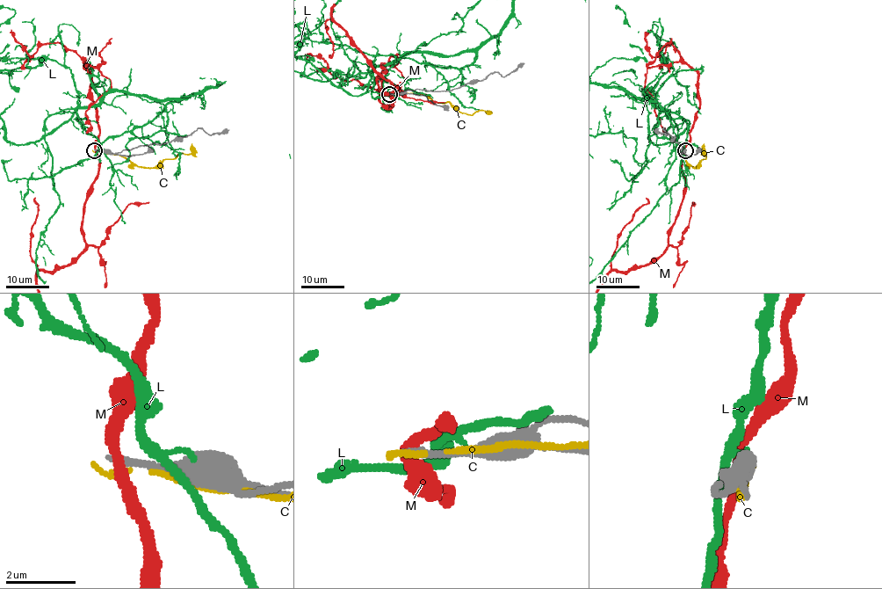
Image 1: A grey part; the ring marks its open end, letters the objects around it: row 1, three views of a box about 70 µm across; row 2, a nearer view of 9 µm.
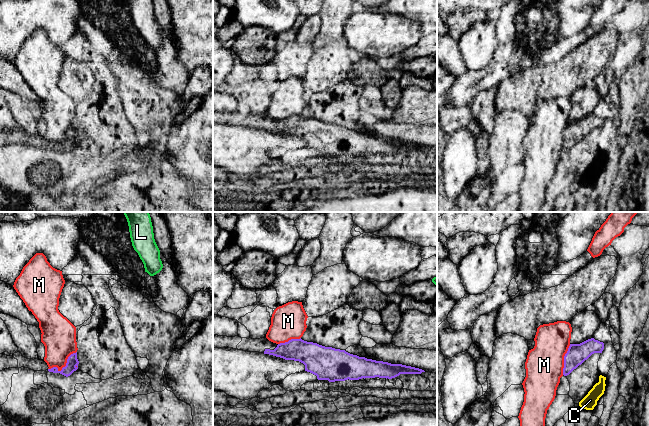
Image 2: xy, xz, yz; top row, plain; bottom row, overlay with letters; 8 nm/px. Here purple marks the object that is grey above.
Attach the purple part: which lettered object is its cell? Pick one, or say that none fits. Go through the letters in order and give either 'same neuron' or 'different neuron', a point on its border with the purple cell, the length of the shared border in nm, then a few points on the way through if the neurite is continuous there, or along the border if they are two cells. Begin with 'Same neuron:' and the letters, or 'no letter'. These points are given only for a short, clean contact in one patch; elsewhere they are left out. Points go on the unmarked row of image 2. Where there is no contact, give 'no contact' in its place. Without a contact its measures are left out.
Same neuron: no letter
C: different neuron; no contact
L: different neuron; no contact
M: different neuron; meets purple in xy at (65, 142); contact 280 nm long; border along xy (76, 127), (68, 133), (60, 146), (56, 143), (48, 145)

